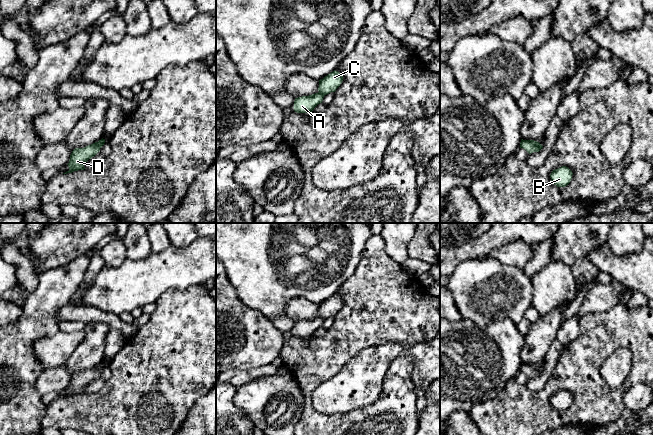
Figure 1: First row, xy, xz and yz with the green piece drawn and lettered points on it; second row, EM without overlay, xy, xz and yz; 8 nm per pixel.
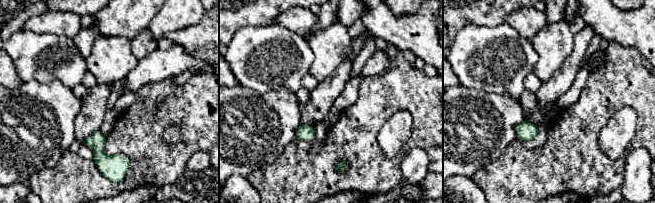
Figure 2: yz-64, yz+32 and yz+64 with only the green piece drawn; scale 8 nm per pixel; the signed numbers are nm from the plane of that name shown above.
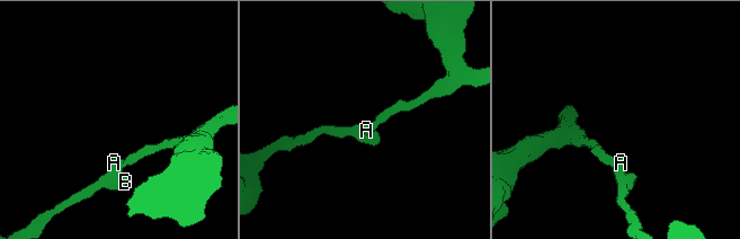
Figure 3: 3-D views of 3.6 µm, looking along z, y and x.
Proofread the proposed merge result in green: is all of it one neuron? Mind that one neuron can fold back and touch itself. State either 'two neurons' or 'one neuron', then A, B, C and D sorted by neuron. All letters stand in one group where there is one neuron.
one neuron; A B C D

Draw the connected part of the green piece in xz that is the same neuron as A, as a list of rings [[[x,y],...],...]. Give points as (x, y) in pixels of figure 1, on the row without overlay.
[[[333,295],[319,304],[318,317],[295,322],[294,335],[297,337],[310,337],[322,327],[325,319],[335,316],[343,305],[343,300],[338,295]]]

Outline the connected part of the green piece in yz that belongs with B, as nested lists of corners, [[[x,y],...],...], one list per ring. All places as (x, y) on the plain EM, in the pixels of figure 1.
[[[562,390],[553,394],[550,398],[550,402],[552,407],[557,411],[565,411],[570,407],[572,399],[573,397],[568,391]]]

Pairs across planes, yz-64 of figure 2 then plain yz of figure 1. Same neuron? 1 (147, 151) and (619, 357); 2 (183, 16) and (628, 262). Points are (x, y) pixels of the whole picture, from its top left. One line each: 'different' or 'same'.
1: different
2: different

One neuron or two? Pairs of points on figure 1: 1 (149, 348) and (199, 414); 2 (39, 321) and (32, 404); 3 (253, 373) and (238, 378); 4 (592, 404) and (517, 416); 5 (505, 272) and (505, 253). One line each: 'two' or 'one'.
1: two
2: one
3: one
4: one
5: two

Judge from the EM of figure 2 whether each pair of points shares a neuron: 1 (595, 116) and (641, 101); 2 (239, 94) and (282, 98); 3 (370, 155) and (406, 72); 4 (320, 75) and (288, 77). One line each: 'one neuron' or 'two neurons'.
1: one neuron
2: one neuron
3: one neuron
4: two neurons

